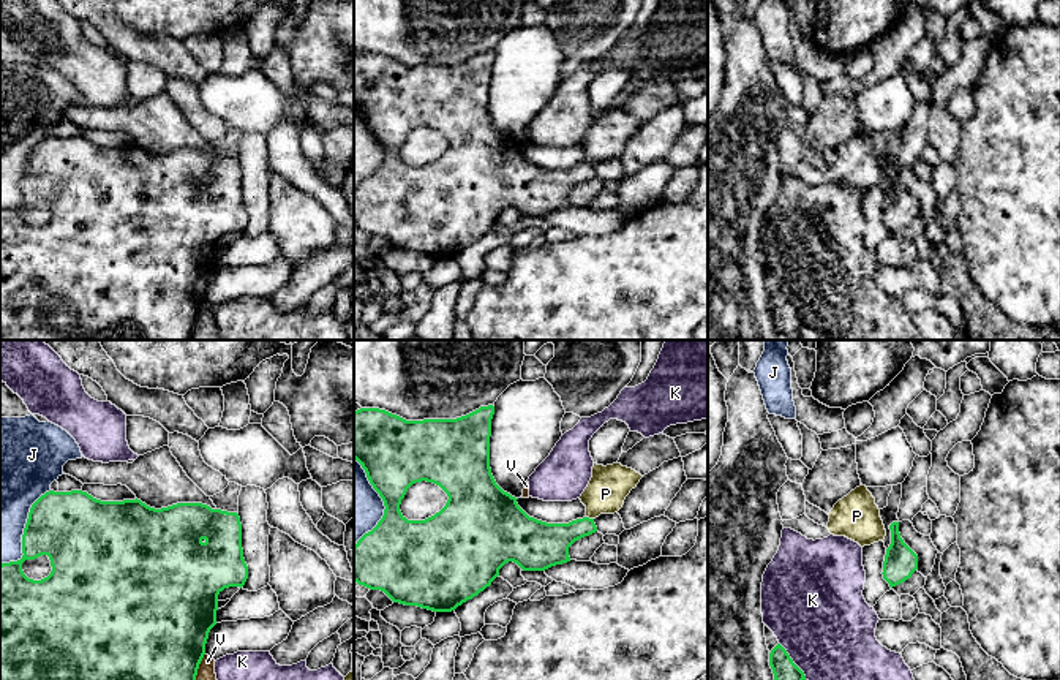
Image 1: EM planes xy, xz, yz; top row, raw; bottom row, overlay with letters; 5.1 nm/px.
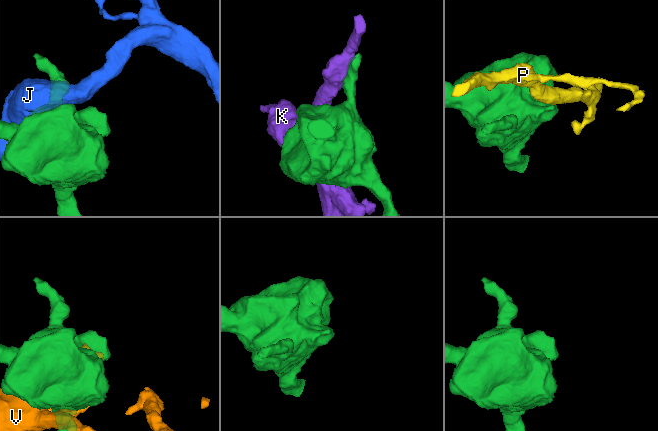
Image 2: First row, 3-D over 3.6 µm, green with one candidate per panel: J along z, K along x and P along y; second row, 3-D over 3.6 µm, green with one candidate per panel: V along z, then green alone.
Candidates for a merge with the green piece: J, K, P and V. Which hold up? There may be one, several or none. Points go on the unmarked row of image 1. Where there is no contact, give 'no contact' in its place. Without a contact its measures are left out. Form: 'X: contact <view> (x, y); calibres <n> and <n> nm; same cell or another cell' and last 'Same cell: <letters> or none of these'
J: contact xy (24, 179); calibres 380 and 360 nm; another cell
K: contact yz (792, 307); calibres 140 and 480 nm; another cell
P: contact xz (588, 163); calibres 220 and 200 nm; another cell
V: contact xy (196, 320); calibres 500 and 140 nm; another cell
Same cell: none of these

